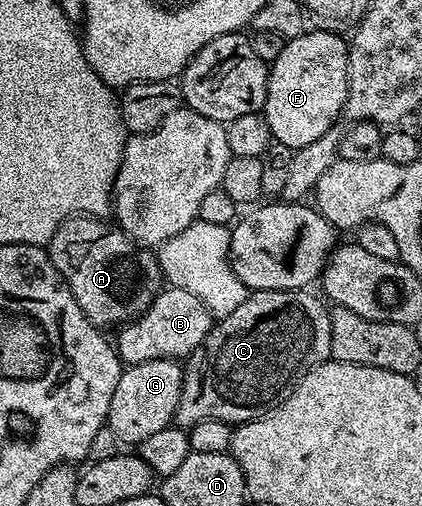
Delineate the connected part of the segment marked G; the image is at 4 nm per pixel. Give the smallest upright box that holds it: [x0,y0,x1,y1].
[106,359,184,447]

